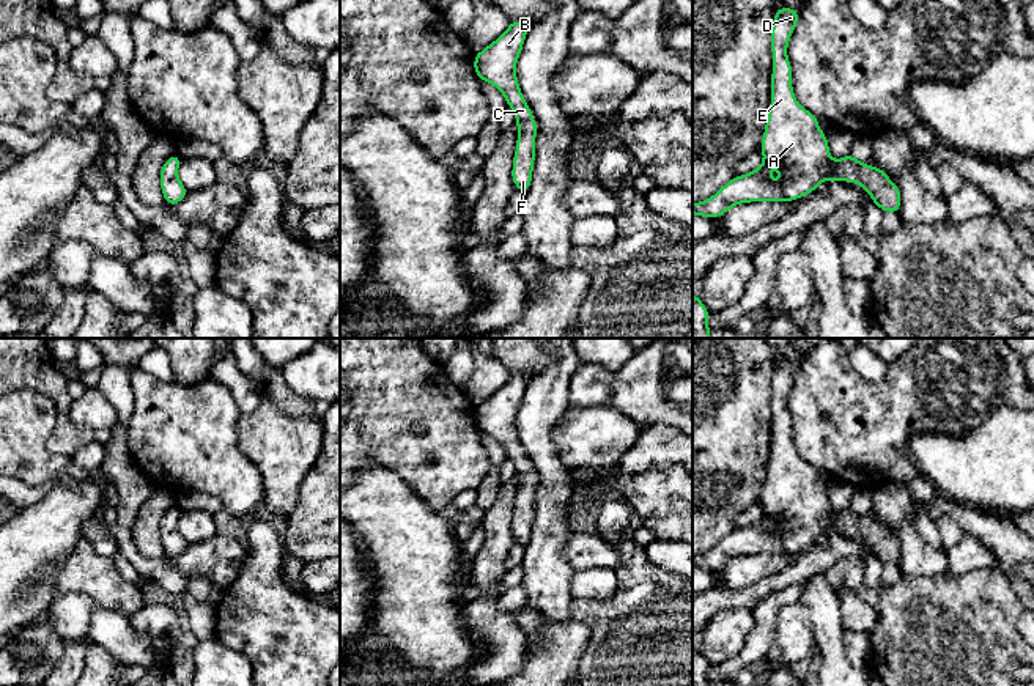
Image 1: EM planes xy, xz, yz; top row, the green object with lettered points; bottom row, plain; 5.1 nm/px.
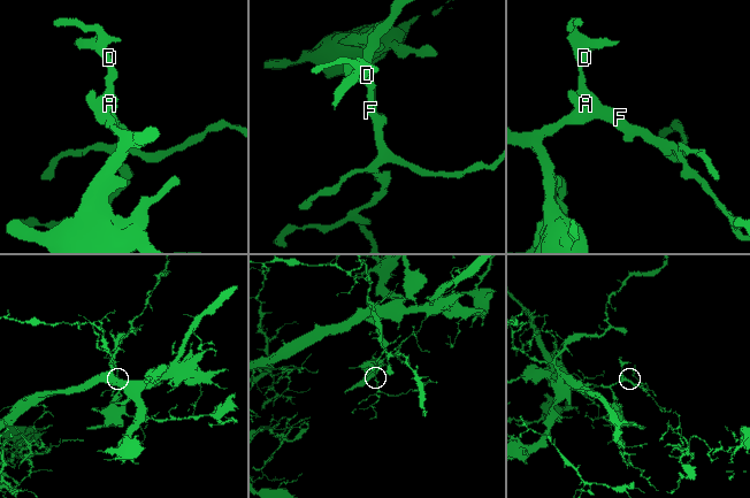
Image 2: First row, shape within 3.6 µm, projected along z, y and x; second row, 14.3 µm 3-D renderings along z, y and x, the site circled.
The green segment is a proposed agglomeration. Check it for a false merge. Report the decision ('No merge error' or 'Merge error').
No merge error

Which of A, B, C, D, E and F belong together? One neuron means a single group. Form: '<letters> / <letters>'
A B C D E F

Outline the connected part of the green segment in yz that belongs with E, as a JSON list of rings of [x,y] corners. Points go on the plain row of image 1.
[[[781,359],[774,365],[771,379],[771,458],[765,475],[760,502],[763,514],[751,526],[733,529],[713,549],[692,555],[692,566],[705,571],[722,570],[730,560],[740,555],[752,554],[793,554],[817,543],[826,530],[829,535],[847,533],[859,537],[883,565],[900,565],[900,541],[889,532],[880,519],[870,519],[859,514],[855,507],[847,507],[839,513],[833,513],[828,499],[828,488],[820,483],[818,470],[801,459],[793,447],[792,417],[787,409],[790,389],[801,370],[801,365],[790,359]]]

